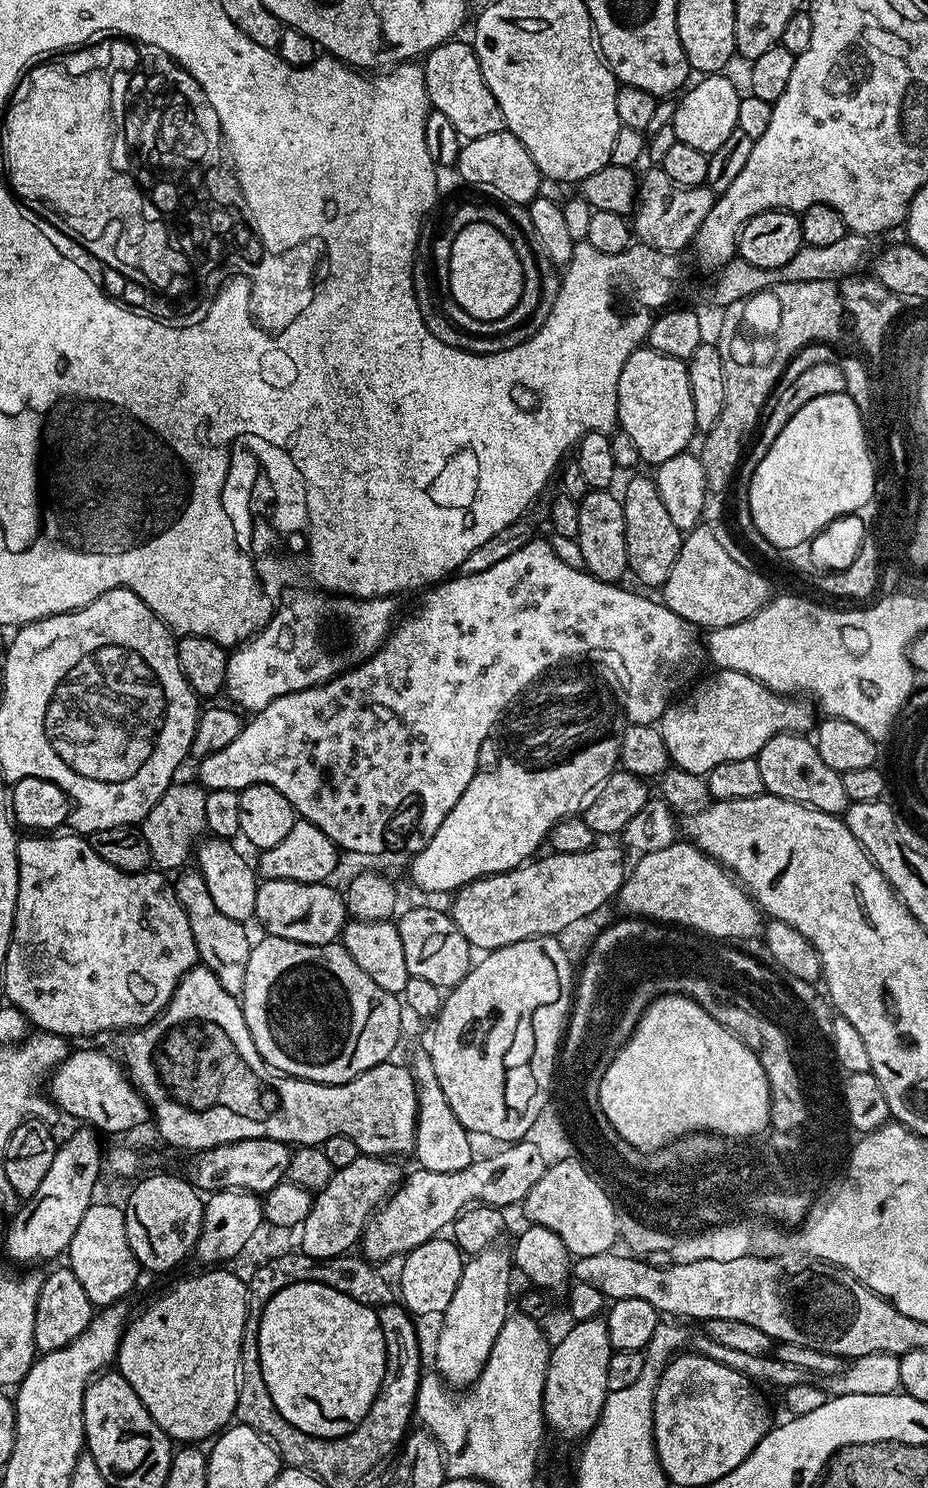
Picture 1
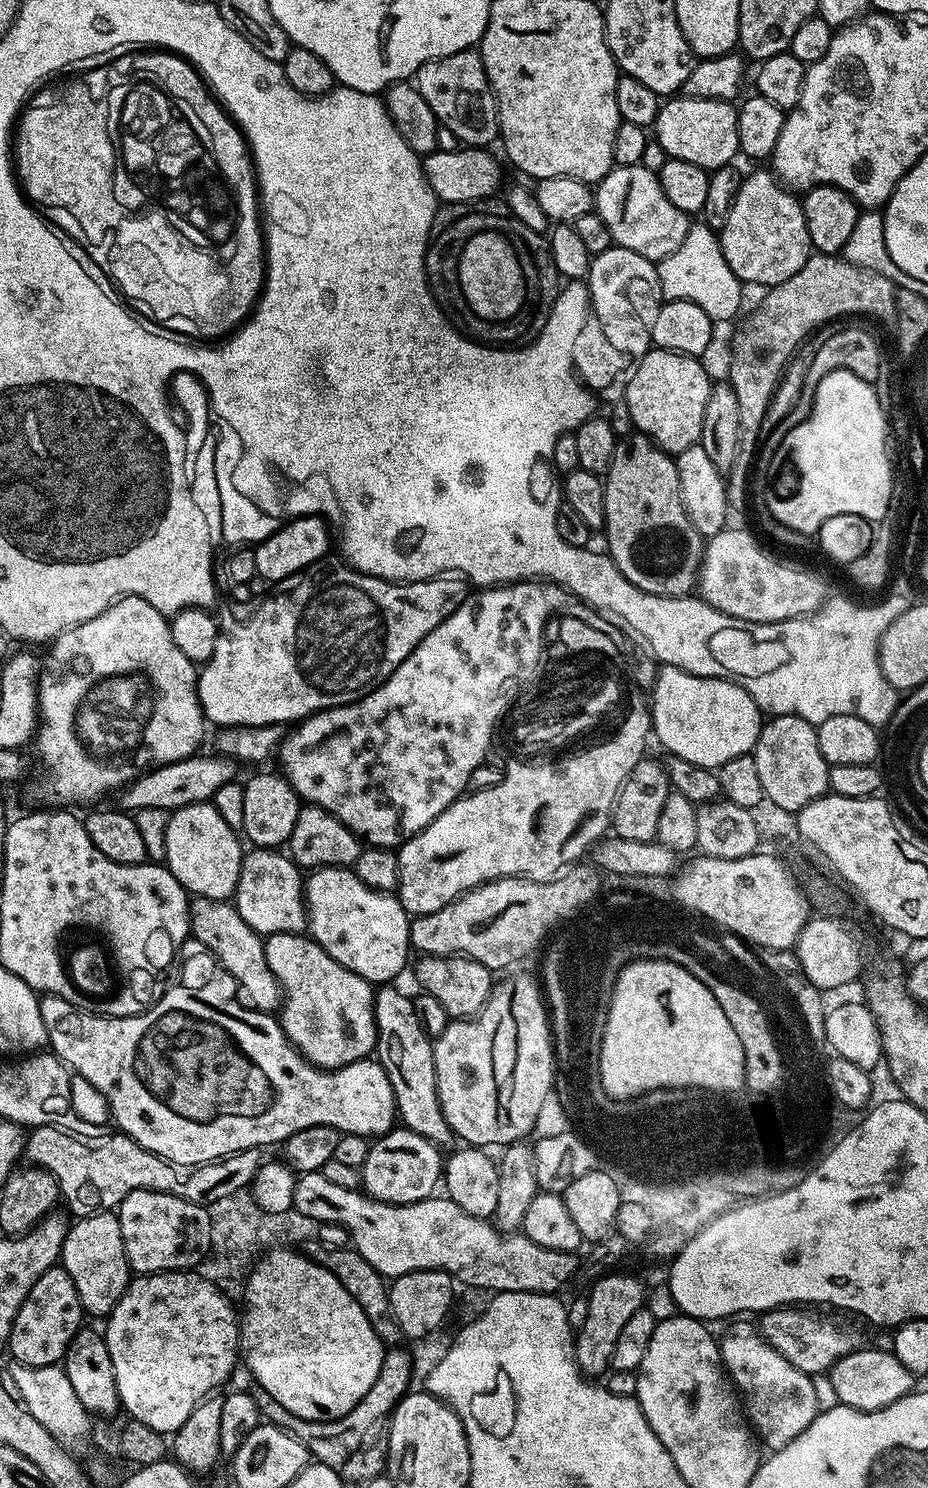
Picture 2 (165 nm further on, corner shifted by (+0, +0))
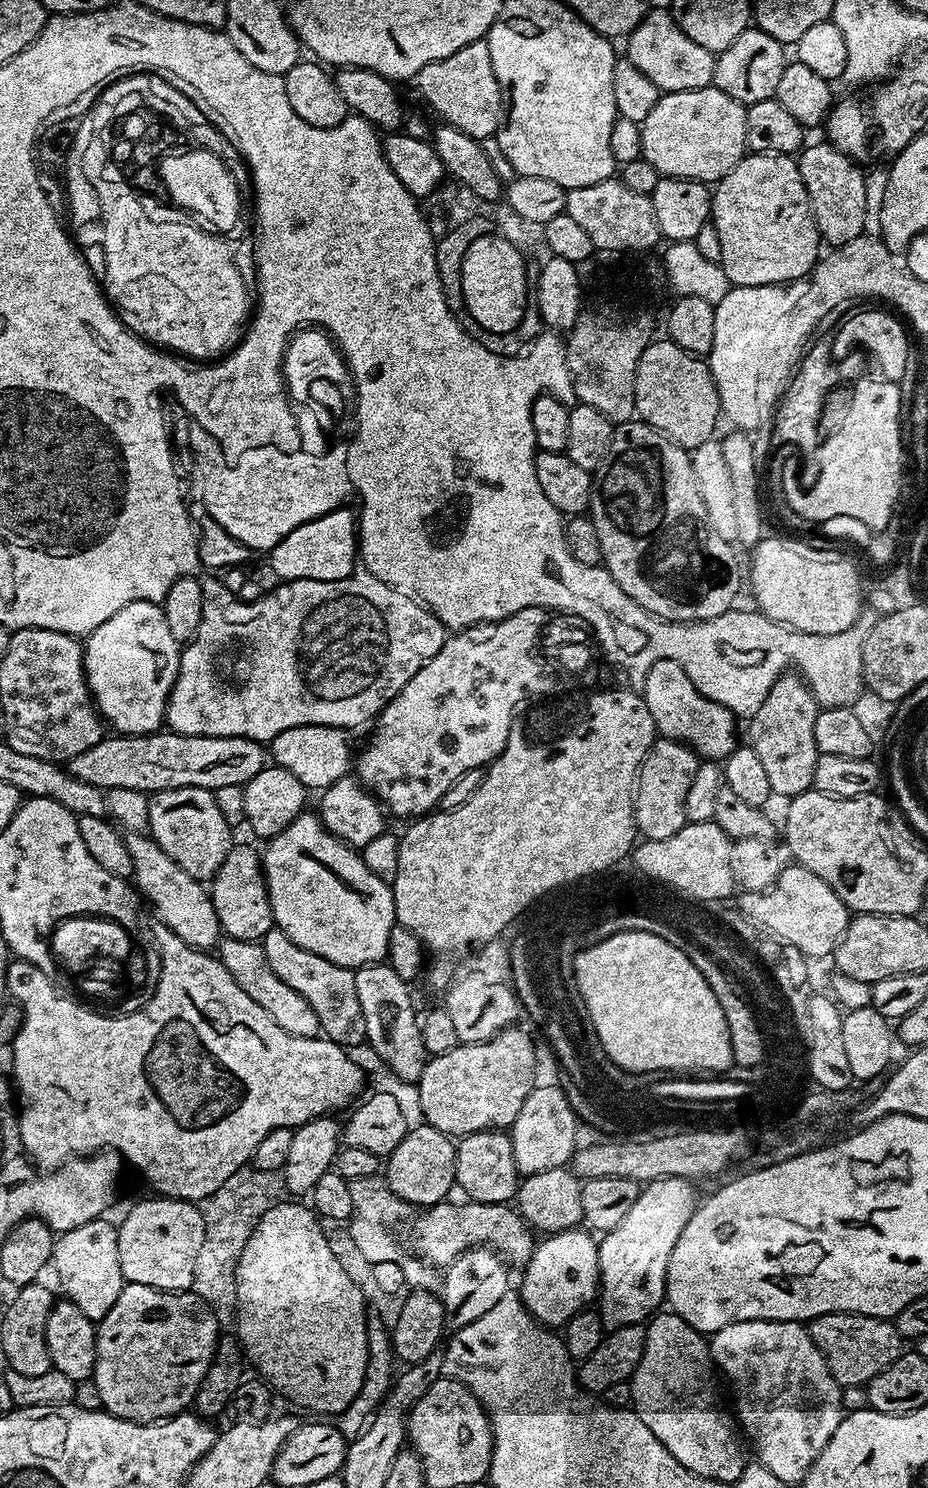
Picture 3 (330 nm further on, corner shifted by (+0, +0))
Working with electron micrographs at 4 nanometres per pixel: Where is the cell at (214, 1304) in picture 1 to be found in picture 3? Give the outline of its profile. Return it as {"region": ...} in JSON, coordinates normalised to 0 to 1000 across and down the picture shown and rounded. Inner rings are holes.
{"region":[[[135,862],[127,875],[106,888],[103,893],[103,921],[101,931],[111,948],[148,956],[176,956],[208,943],[214,930],[227,918],[239,893],[228,879],[206,867],[176,868],[162,864]]]}

